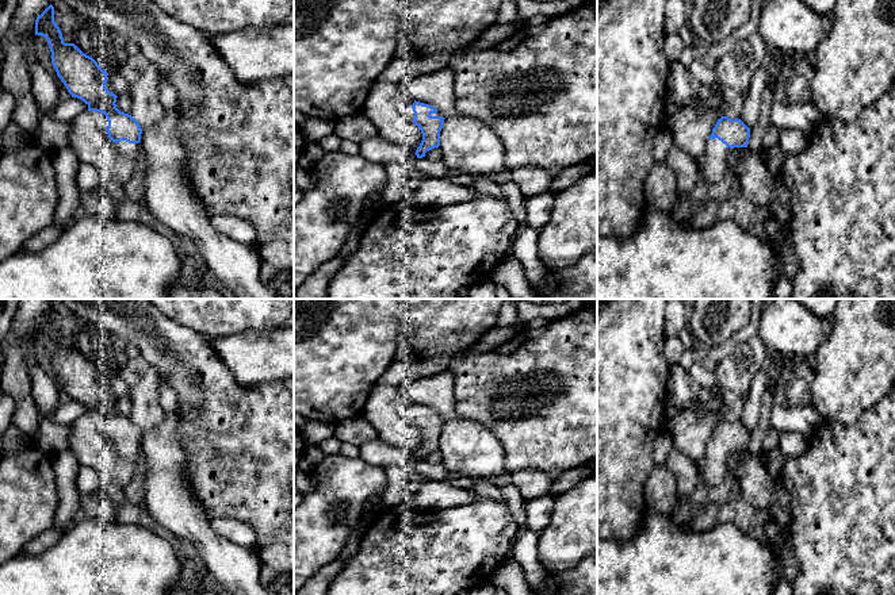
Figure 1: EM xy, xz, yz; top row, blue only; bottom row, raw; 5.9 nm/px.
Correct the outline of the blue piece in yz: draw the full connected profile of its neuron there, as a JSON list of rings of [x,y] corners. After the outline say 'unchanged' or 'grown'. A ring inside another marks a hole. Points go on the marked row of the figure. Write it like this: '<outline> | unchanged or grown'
[[[718,119],[700,160],[701,192],[707,185],[723,178],[728,151],[733,147],[747,147],[749,138],[750,128],[741,119]]] | grown

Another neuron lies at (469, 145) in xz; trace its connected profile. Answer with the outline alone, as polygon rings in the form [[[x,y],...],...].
[[[463,114],[444,119],[440,131],[443,162],[462,170],[464,181],[493,177],[505,170],[505,149],[492,127]]]

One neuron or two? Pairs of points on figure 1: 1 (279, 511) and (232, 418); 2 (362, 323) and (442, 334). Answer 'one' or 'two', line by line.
1: one
2: two

